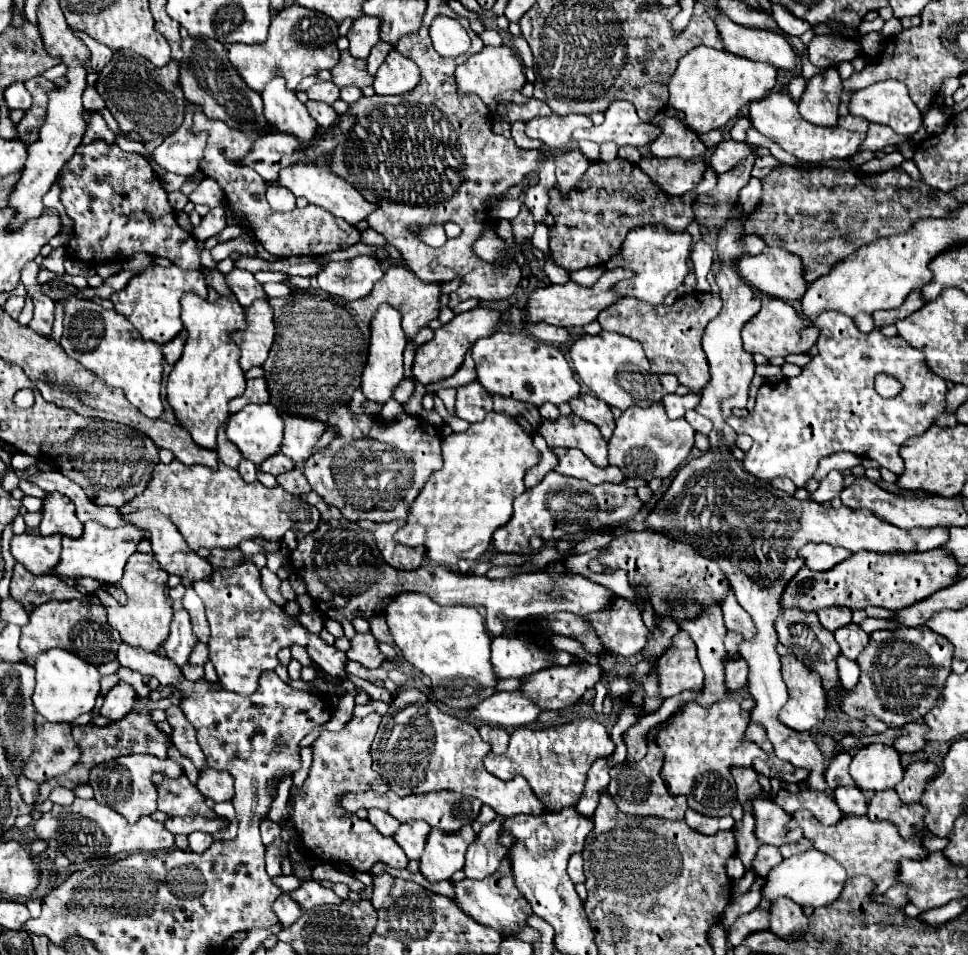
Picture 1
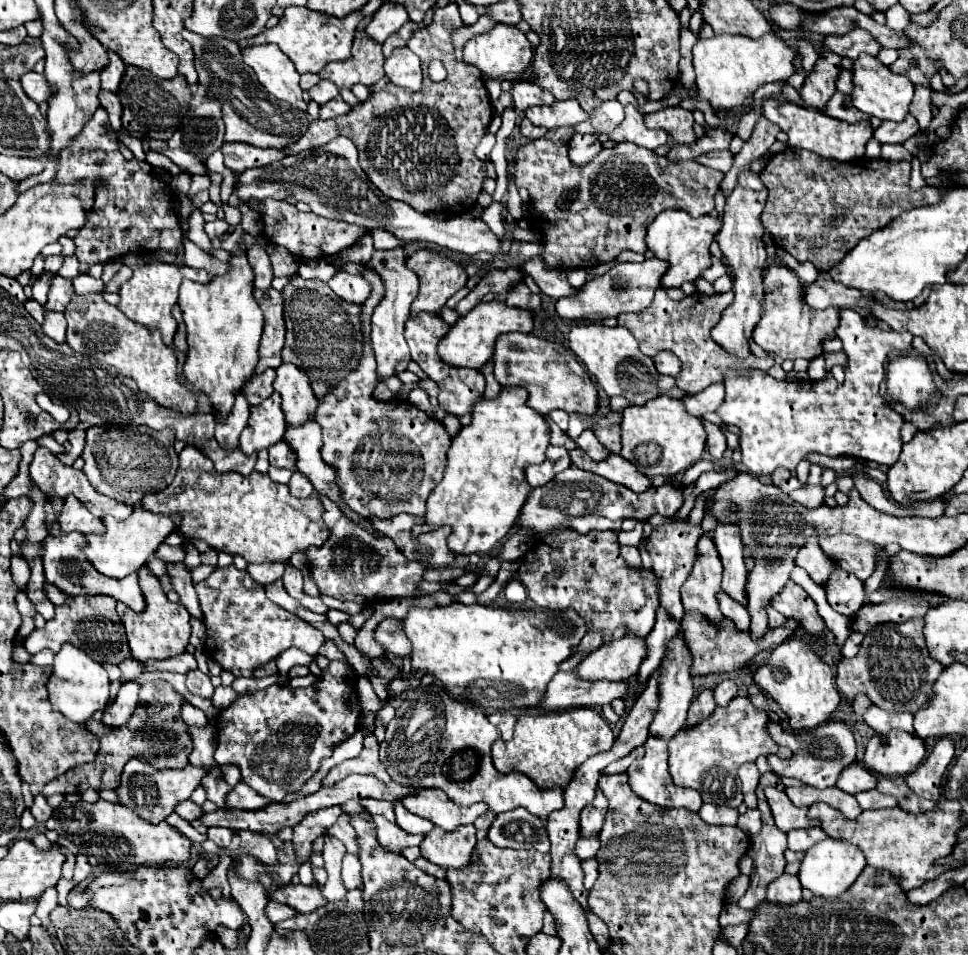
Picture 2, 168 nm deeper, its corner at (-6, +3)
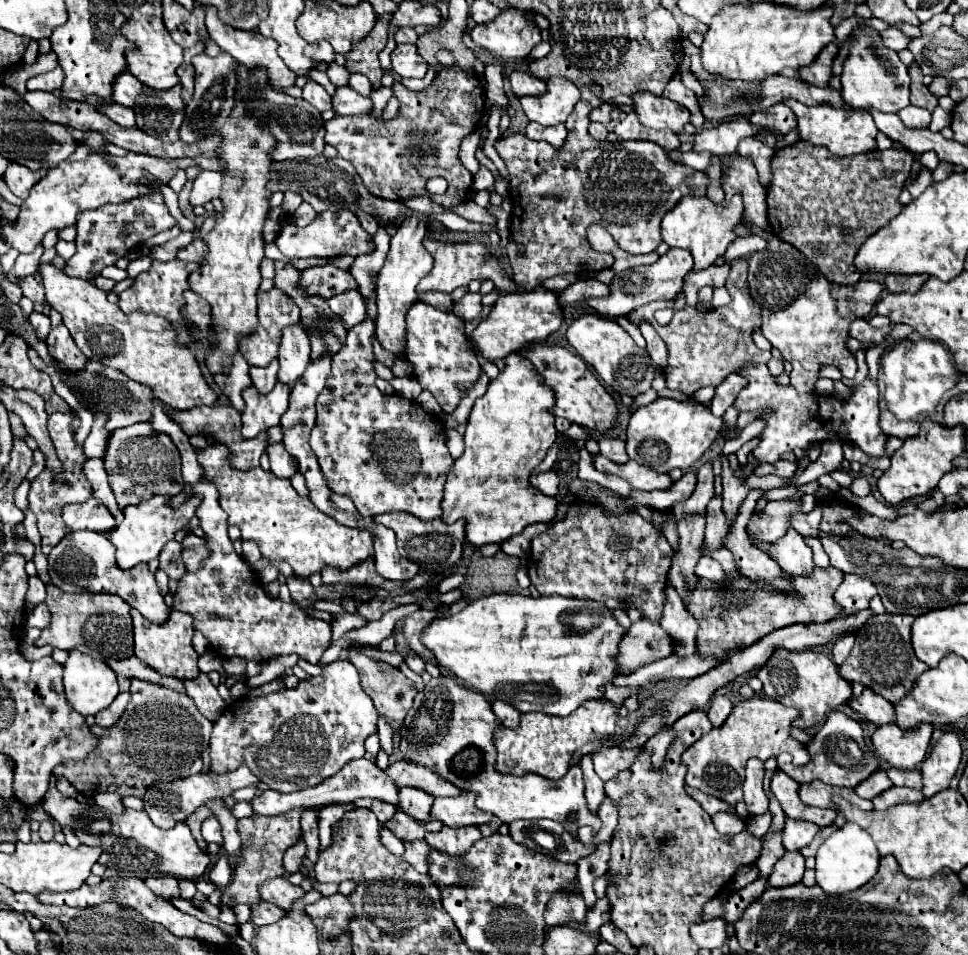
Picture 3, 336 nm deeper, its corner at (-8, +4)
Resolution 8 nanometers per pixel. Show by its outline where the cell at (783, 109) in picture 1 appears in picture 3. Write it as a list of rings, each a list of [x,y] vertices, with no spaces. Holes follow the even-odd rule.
[[[788,98],[788,104],[794,114],[798,116],[798,130],[800,130],[800,140],[808,140],[820,146],[826,146],[832,154],[836,156],[850,156],[850,154],[862,154],[862,152],[872,152],[876,150],[876,134],[878,128],[866,110],[856,110],[856,108],[834,108],[830,104],[818,104],[818,106],[806,106],[800,104],[798,100]]]

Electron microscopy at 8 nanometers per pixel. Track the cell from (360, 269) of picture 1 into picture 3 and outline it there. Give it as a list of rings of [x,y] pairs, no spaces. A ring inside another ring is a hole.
[[[344,292],[338,294],[336,298],[328,300],[328,306],[336,318],[342,320],[344,328],[350,330],[366,320],[366,308],[364,308],[364,298],[358,292]]]

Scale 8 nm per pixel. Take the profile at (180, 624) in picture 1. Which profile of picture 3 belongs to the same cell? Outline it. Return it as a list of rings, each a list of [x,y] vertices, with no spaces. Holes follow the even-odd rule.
[[[172,540],[164,550],[160,552],[160,568],[170,576],[170,578],[182,578],[186,574],[186,568],[182,564],[182,544]]]

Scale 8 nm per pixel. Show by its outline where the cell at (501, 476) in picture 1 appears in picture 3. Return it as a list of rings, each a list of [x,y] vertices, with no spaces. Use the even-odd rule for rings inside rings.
[[[510,354],[510,356],[506,356],[504,360],[506,360],[504,370],[498,374],[498,378],[494,378],[494,380],[490,382],[486,394],[484,394],[482,398],[476,398],[476,402],[474,402],[474,408],[472,408],[470,418],[468,418],[468,422],[466,422],[466,432],[464,432],[466,450],[464,450],[464,454],[454,462],[454,466],[452,466],[450,474],[448,474],[448,482],[446,482],[446,486],[444,486],[442,522],[452,524],[452,522],[456,522],[456,520],[466,520],[466,540],[468,540],[470,544],[474,544],[474,546],[482,546],[482,544],[490,544],[490,542],[500,544],[500,542],[506,542],[508,538],[512,538],[514,534],[520,534],[520,532],[522,532],[526,526],[530,526],[530,524],[538,524],[538,522],[544,522],[544,524],[546,524],[546,522],[552,522],[552,520],[556,518],[556,506],[558,506],[558,500],[556,500],[556,498],[550,498],[550,496],[542,494],[540,490],[536,490],[536,488],[530,486],[530,482],[528,482],[530,472],[546,458],[546,452],[548,452],[548,448],[554,444],[556,434],[558,434],[556,428],[554,428],[554,414],[550,412],[550,410],[554,408],[554,392],[544,384],[544,378],[536,372],[536,368],[532,366],[532,362],[526,360],[524,356],[520,356],[520,354]]]

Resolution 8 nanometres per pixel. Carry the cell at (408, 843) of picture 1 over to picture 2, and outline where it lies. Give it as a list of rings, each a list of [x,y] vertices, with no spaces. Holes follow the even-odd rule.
[[[400,803],[394,805],[394,811],[396,811],[396,823],[406,831],[406,833],[412,833],[412,835],[428,835],[432,829],[434,829],[434,823],[406,811]]]

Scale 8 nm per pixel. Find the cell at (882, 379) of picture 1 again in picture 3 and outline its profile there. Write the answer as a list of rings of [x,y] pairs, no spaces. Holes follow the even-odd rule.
[[[880,398],[880,422],[878,422],[882,434],[886,436],[896,436],[896,438],[902,438],[906,440],[908,436],[916,434],[920,424],[918,422],[902,422],[898,420],[888,408],[886,408],[886,402]]]

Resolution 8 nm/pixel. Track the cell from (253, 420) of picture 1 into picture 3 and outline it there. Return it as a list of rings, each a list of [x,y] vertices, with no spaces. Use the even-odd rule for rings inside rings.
[[[278,382],[268,394],[260,394],[254,386],[246,388],[242,392],[242,398],[246,402],[242,414],[242,436],[254,438],[272,426],[278,426],[280,416],[288,410],[288,394],[290,388],[282,382]]]

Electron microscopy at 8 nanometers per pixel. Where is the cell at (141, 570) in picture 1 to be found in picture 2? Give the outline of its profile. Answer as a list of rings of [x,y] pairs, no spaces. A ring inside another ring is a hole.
[[[142,565],[138,569],[138,585],[144,593],[146,607],[144,611],[132,611],[122,617],[126,635],[128,635],[128,645],[130,653],[136,661],[146,661],[146,659],[170,659],[186,651],[188,639],[190,639],[190,615],[180,603],[170,603],[166,593],[162,591],[160,579],[146,567]]]

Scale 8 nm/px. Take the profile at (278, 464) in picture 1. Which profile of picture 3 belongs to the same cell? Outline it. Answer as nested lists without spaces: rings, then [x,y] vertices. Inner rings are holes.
[[[282,442],[270,444],[266,452],[270,456],[270,466],[272,466],[272,472],[276,476],[280,476],[280,478],[292,478],[298,472],[298,462],[286,452],[286,448],[284,448]]]

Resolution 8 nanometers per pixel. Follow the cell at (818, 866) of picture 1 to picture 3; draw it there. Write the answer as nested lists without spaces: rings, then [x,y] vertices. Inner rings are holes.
[[[846,822],[842,828],[832,832],[830,838],[822,842],[816,854],[816,882],[822,886],[828,894],[846,894],[852,892],[864,884],[868,884],[880,866],[880,854],[872,842],[872,838],[866,834],[866,830],[860,830],[858,824]]]

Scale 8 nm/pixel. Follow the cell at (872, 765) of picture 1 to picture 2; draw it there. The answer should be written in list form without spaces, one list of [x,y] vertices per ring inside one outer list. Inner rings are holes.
[[[906,731],[874,735],[864,753],[864,767],[882,777],[904,777],[924,759],[924,741]]]

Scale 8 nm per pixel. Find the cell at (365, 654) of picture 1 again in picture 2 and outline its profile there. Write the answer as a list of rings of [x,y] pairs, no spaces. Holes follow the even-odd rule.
[[[386,619],[374,629],[374,639],[384,647],[386,653],[404,657],[410,655],[410,641],[402,631],[400,619]]]

